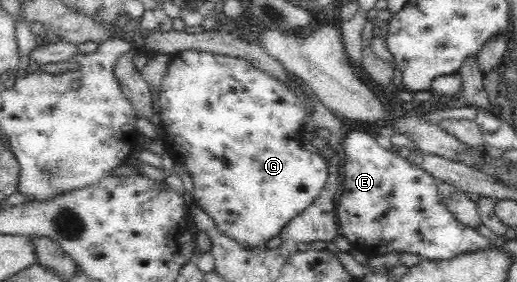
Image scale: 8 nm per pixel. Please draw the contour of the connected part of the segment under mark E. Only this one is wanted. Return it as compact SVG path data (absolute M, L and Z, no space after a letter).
M351 130L343 145L342 190L337 200L337 224L352 248L366 253L370 258L397 250L403 253L418 253L421 258L426 259L450 259L460 253L492 245L478 230L458 222L446 208L443 202L445 198L438 197L438 183L430 173L400 157L395 149L380 147L374 135L360 130Z

